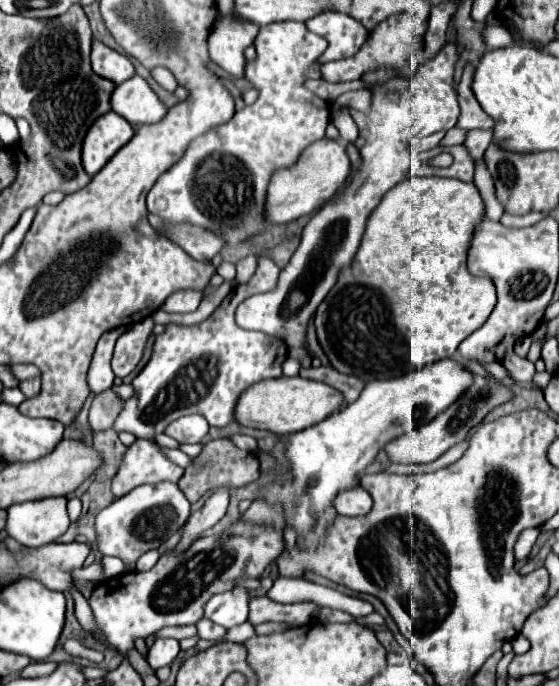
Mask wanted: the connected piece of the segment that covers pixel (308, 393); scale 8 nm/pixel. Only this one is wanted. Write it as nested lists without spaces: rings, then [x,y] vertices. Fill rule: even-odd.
[[[281,376],[275,380],[257,382],[253,384],[253,388],[247,388],[241,394],[241,400],[237,400],[237,412],[233,414],[235,414],[235,422],[239,422],[241,426],[269,430],[273,434],[285,436],[315,426],[317,422],[331,416],[341,404],[343,404],[343,396],[327,384],[305,380],[301,376],[295,378]]]

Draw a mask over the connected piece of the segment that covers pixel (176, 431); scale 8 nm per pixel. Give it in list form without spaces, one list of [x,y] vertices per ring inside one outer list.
[[[191,414],[191,416],[183,416],[181,420],[173,420],[173,424],[165,428],[165,434],[175,438],[179,444],[199,444],[207,436],[207,432],[209,432],[209,424],[199,414]]]

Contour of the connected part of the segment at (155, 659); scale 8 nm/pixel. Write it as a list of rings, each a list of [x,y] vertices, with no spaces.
[[[157,638],[149,650],[147,662],[153,670],[157,670],[161,666],[169,666],[177,658],[179,650],[181,648],[179,648],[179,642],[175,638]]]

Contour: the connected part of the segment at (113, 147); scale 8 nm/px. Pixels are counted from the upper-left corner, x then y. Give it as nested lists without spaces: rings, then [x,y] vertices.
[[[107,112],[105,116],[99,116],[83,140],[81,160],[85,172],[89,172],[89,176],[97,174],[107,160],[133,138],[133,134],[133,126],[119,114]]]

